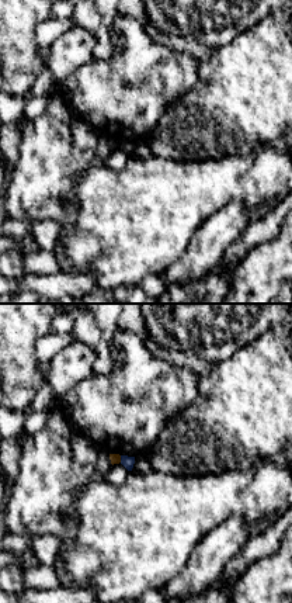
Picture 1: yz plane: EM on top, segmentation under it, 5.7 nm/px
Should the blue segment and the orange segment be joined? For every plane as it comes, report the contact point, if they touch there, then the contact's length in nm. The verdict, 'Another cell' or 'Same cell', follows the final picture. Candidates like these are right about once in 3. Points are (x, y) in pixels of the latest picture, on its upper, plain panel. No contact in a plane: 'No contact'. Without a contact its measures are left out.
Touches blue at (121, 144). Shared border 40 nm

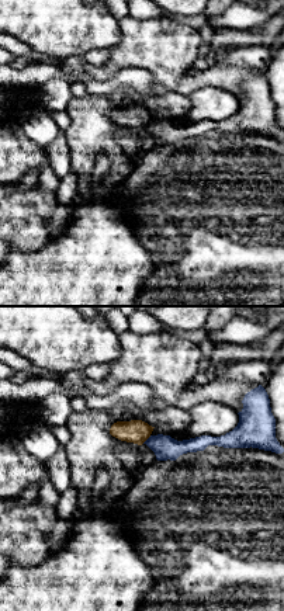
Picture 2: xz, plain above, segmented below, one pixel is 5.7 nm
Touches blue at (148, 124). Shared border 70 nm

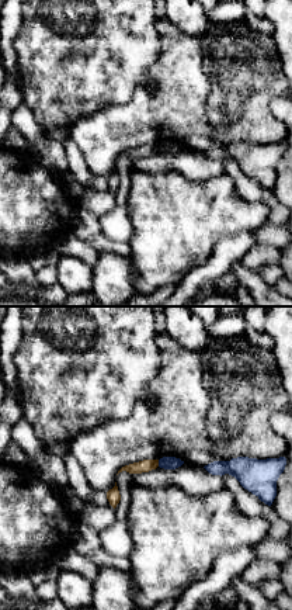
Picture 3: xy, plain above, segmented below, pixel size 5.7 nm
Touches blue at (159, 148). Shared border 40 nm

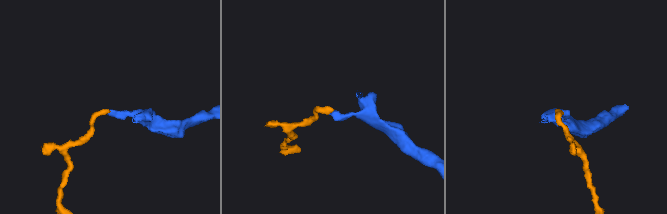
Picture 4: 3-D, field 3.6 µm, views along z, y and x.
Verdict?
Another cell

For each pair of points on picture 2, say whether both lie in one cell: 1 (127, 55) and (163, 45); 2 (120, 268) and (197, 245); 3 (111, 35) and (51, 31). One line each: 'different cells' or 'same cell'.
1: same cell
2: different cells
3: same cell

